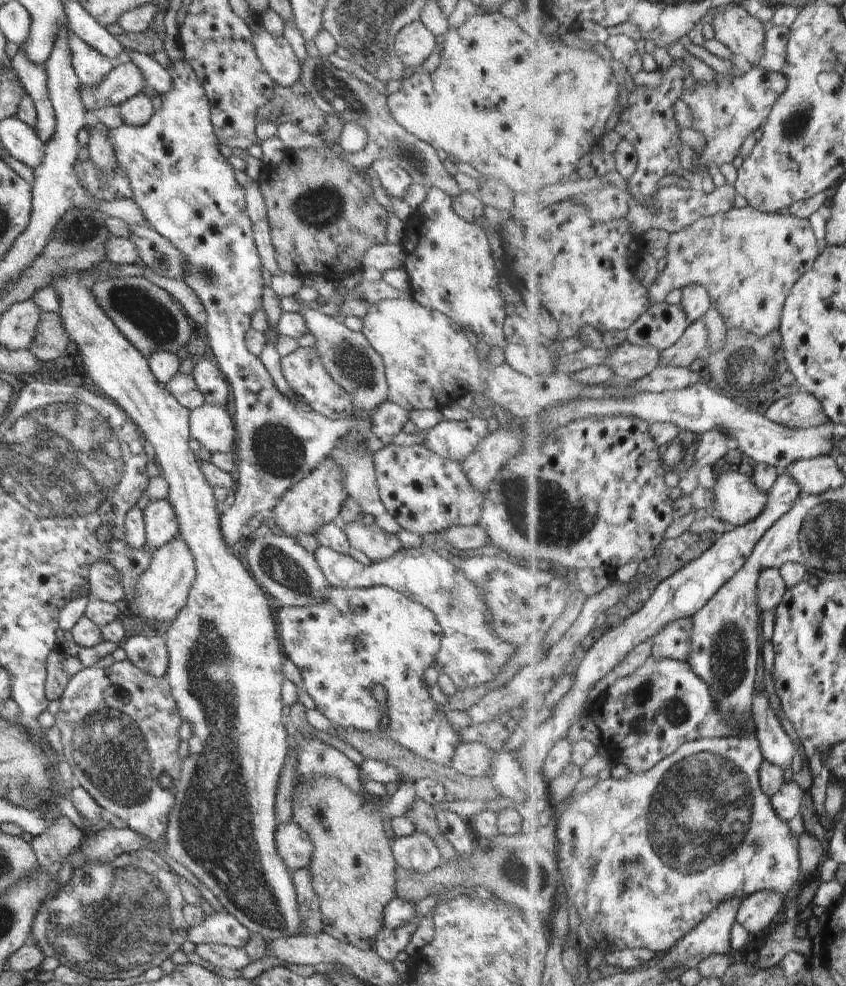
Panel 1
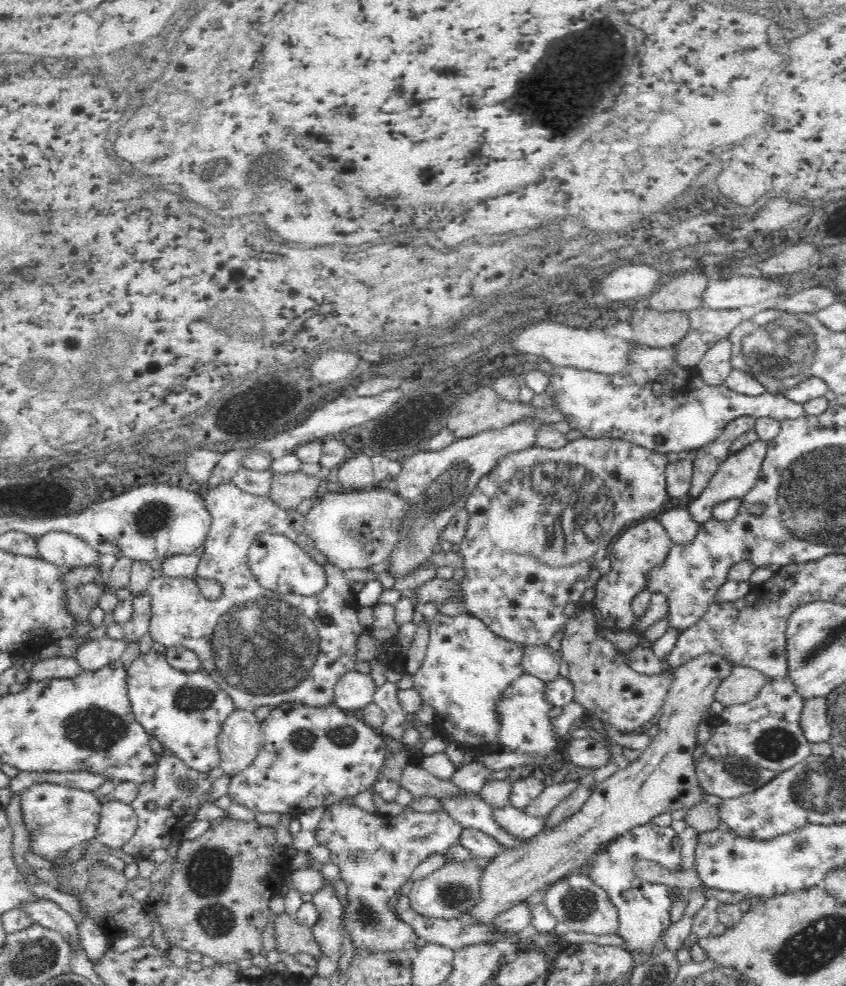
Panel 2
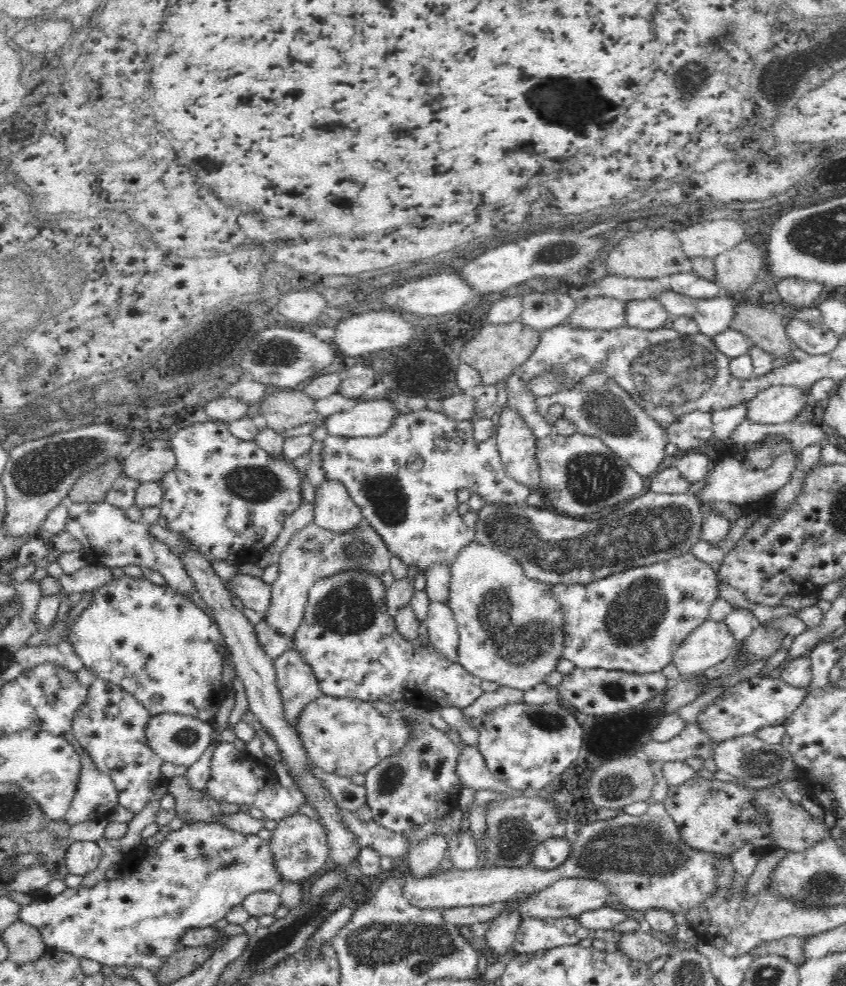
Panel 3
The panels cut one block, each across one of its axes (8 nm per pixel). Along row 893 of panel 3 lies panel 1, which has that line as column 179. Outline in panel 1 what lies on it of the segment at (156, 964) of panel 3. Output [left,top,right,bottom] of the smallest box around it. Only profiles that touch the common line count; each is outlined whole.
[106,58,358,547]

